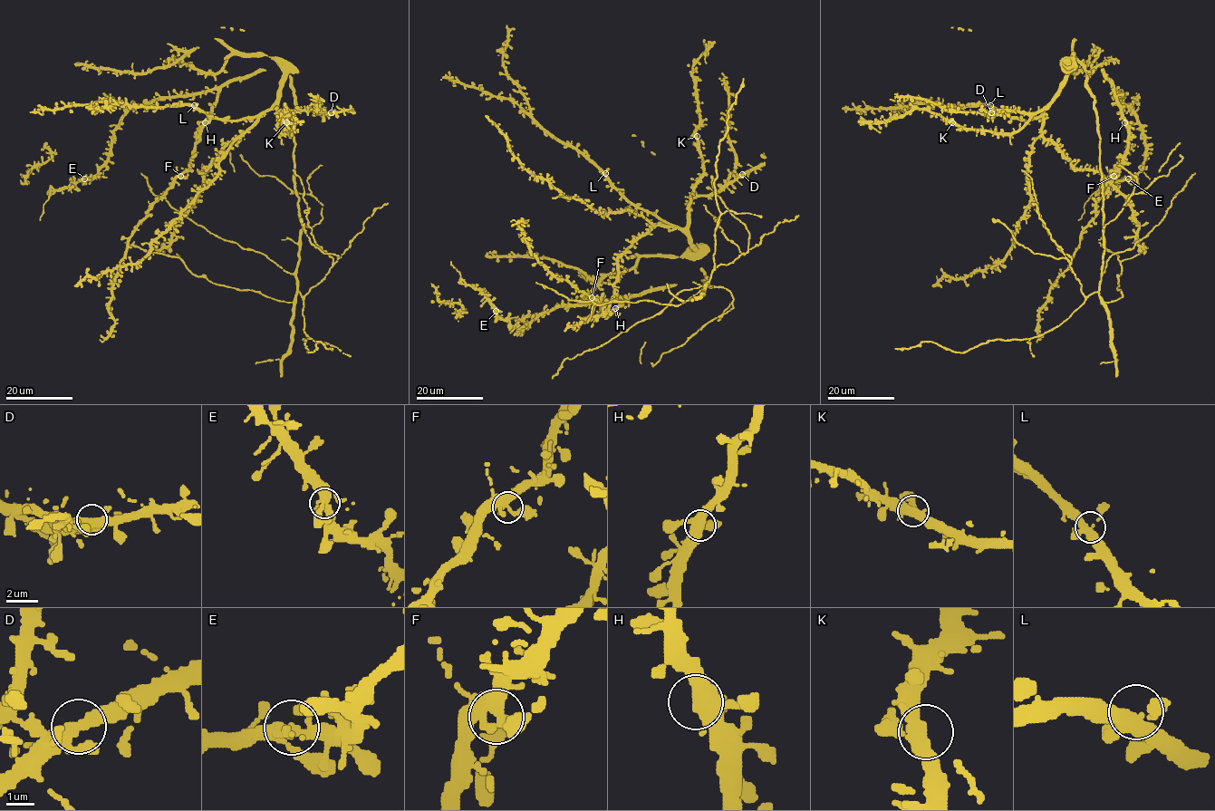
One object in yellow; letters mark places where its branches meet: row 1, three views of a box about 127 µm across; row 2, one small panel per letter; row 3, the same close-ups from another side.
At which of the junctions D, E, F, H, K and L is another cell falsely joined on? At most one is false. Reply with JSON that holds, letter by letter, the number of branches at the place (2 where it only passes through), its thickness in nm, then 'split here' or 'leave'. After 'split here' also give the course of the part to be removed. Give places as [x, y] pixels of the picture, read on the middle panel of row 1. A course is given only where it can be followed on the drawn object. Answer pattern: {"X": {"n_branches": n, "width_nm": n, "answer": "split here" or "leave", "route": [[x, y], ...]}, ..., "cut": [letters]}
{"D": {"n_branches": 4, "width_nm": 360, "answer": "leave"}, "E": {"n_branches": 4, "width_nm": 360, "answer": "leave"}, "F": {"n_branches": 4, "width_nm": 400, "answer": "leave"}, "H": {"n_branches": 4, "width_nm": 380, "answer": "leave"}, "K": {"n_branches": 4, "width_nm": 360, "answer": "leave"}, "L": {"n_branches": 4, "width_nm": 360, "answer": "leave"}, "cut": []}

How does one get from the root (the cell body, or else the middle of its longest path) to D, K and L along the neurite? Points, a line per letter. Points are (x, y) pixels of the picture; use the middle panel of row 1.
D: (602, 314), (614, 294), (618, 258), (652, 226), (684, 228), (694, 198), (718, 193), (742, 174)
K: (602, 314), (614, 294), (622, 254), (652, 226), (687, 225), (693, 187), (703, 172), (697, 136)
L: (602, 314), (605, 312), (614, 294), (618, 258), (652, 226), (668, 226), (645, 209), (635, 207), (605, 173)

